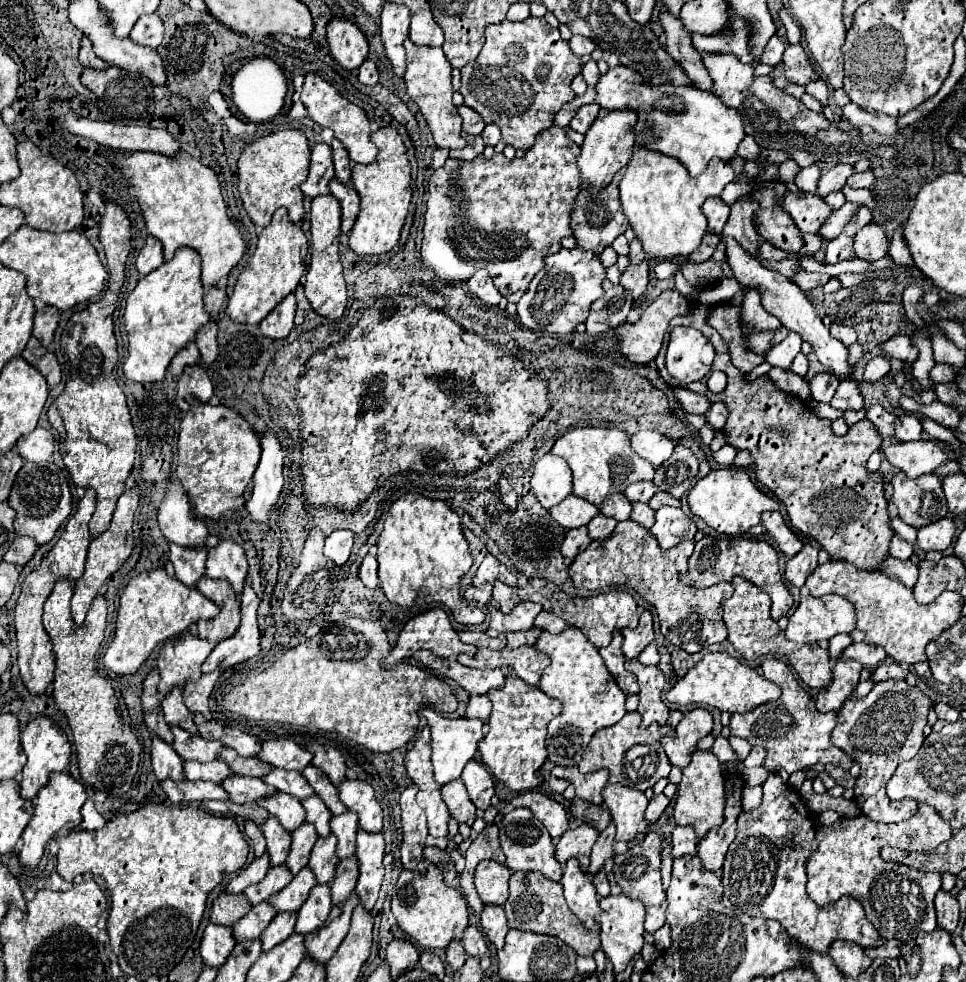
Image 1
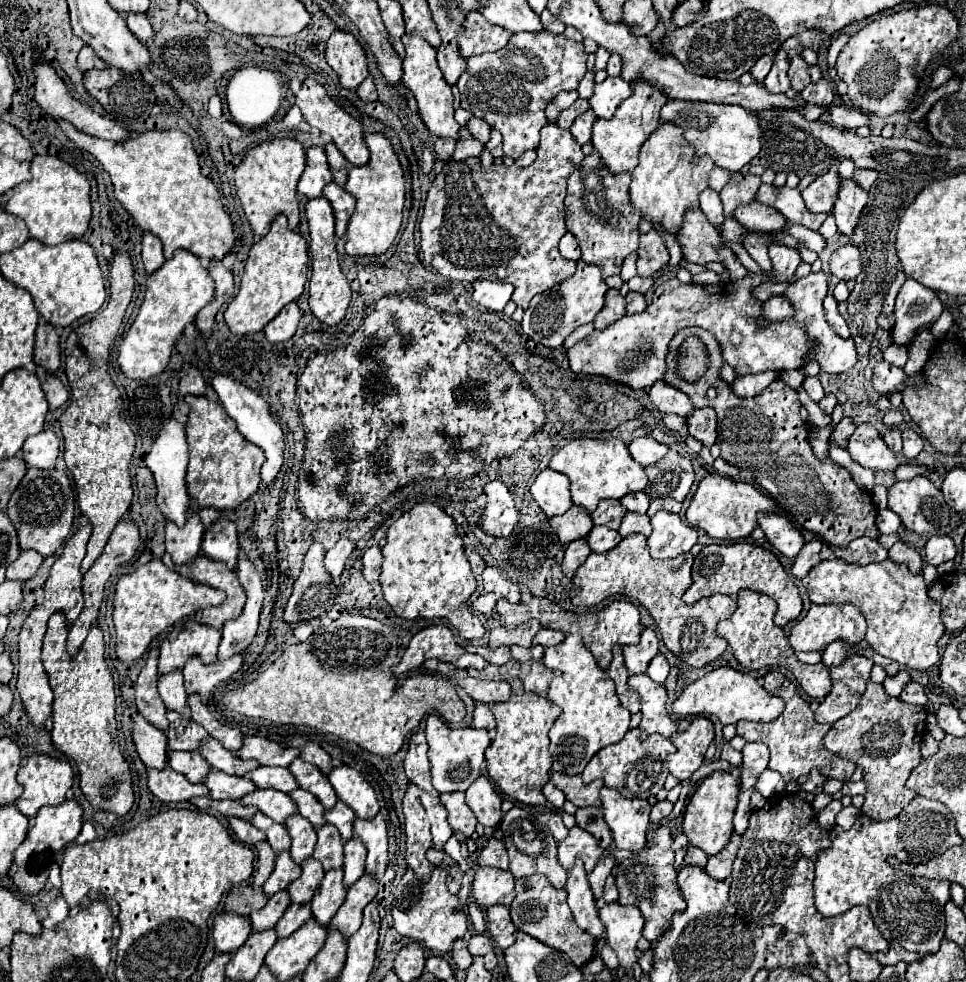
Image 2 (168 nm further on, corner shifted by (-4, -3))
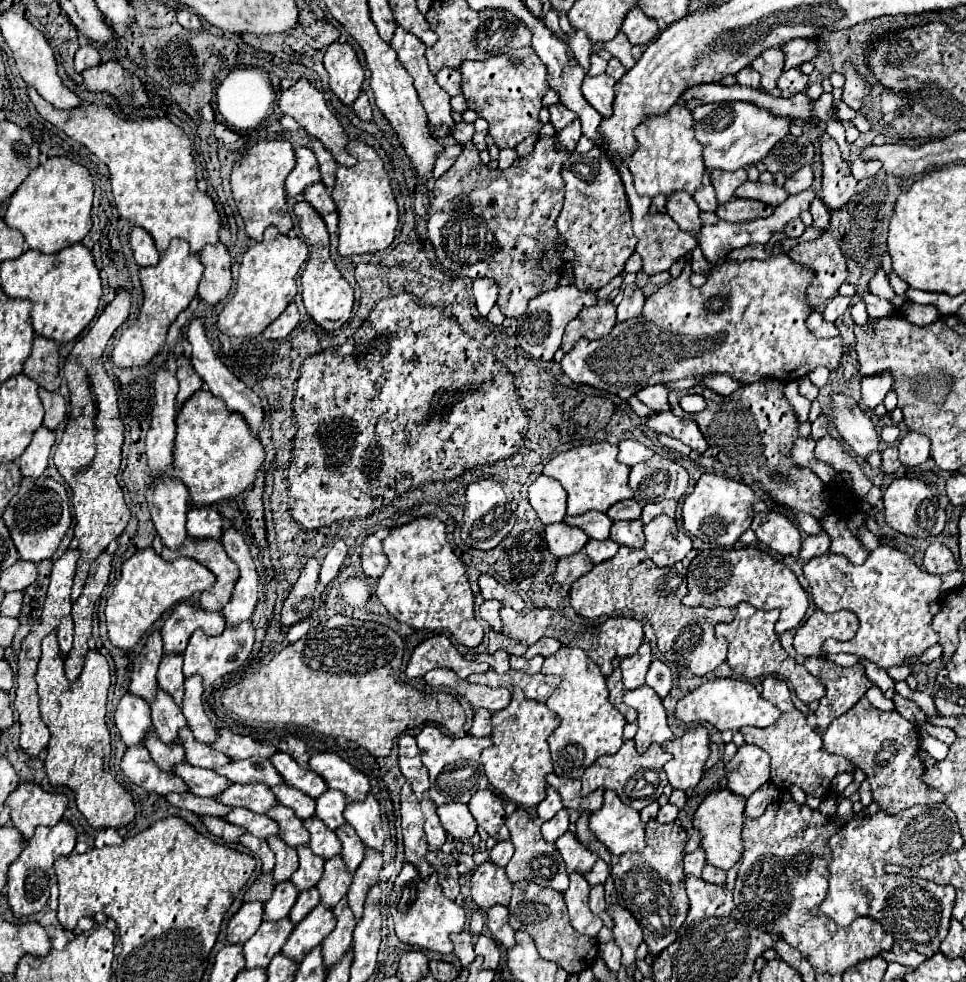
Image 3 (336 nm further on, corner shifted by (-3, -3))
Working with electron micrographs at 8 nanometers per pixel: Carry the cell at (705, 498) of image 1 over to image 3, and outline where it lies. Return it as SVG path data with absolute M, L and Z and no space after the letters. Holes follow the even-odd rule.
M707 472L697 480L693 492L685 498L685 504L681 508L683 528L703 542L731 546L751 526L751 520L759 510L767 510L767 506L755 496L755 492L747 484Z

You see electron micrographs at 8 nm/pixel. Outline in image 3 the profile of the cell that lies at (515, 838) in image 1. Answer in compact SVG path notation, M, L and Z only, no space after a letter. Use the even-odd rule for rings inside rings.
M517 808L509 818L507 818L507 828L511 832L511 842L515 848L515 854L511 858L511 862L507 864L507 876L511 882L517 880L533 880L539 886L547 886L559 892L565 892L565 888L569 886L569 878L567 878L567 870L565 870L565 862L561 858L561 854L557 852L555 844L549 844L543 840L541 830L537 826L537 822L527 814L527 810Z

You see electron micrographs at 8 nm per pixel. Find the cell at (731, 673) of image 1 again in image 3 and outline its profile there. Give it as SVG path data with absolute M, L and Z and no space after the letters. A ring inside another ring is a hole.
M711 678L677 702L675 716L685 724L709 722L721 732L723 730L735 732L743 726L759 726L759 728L773 726L779 720L781 710L775 704L771 704L769 700L765 700L751 682L737 680L737 678Z

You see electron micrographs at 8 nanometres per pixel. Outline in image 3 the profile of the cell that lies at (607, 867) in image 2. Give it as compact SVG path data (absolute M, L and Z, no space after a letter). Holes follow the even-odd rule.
M597 884L597 886L593 886L591 888L591 900L589 900L589 908L591 908L591 912L595 914L595 916L599 916L603 922L605 922L605 926L613 926L613 922L611 922L611 918L607 916L607 902L605 902L605 894L603 894L603 884Z

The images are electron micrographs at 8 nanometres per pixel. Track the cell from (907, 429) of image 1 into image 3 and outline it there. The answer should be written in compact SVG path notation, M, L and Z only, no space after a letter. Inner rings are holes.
M907 432L899 442L899 460L905 466L923 464L929 458L929 438L919 432Z

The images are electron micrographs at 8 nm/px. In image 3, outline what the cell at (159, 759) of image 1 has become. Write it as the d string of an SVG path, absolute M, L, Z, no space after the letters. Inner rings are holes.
M125 694L115 710L115 724L127 748L143 746L147 732L153 730L149 704L145 704L145 700L137 700L137 696Z

